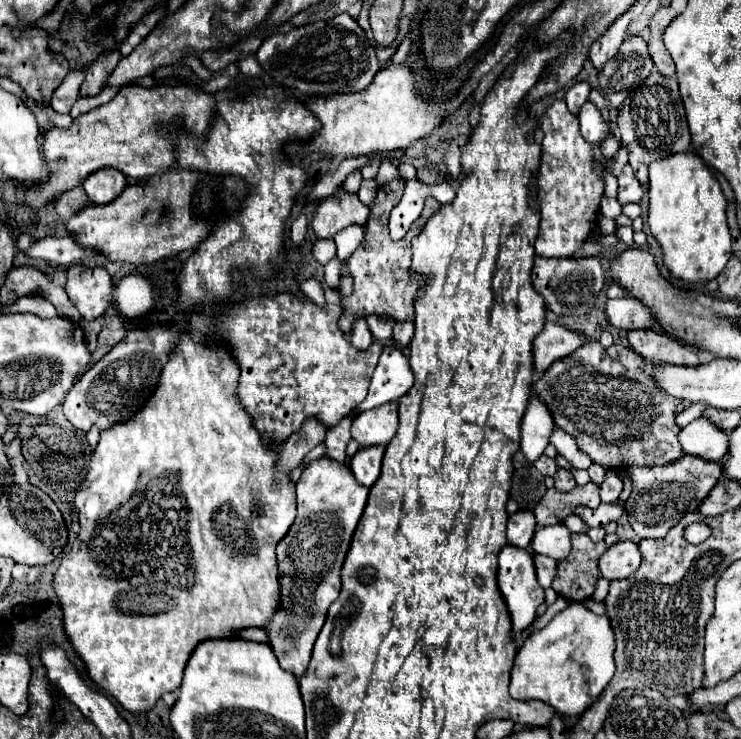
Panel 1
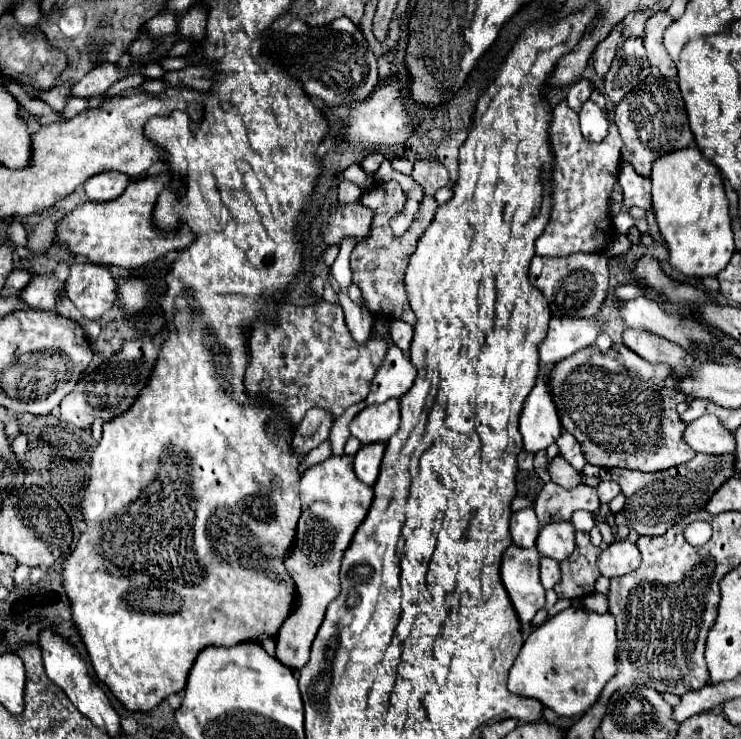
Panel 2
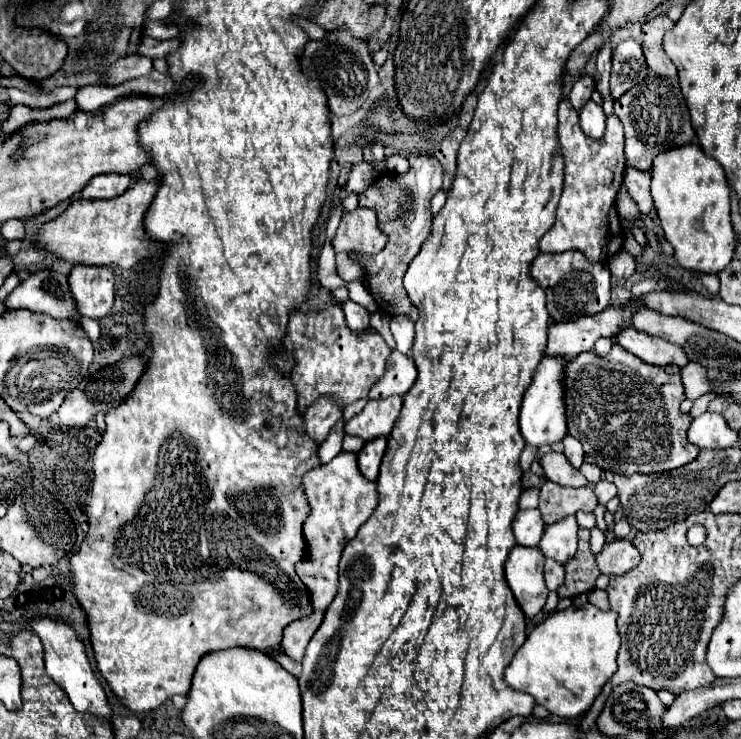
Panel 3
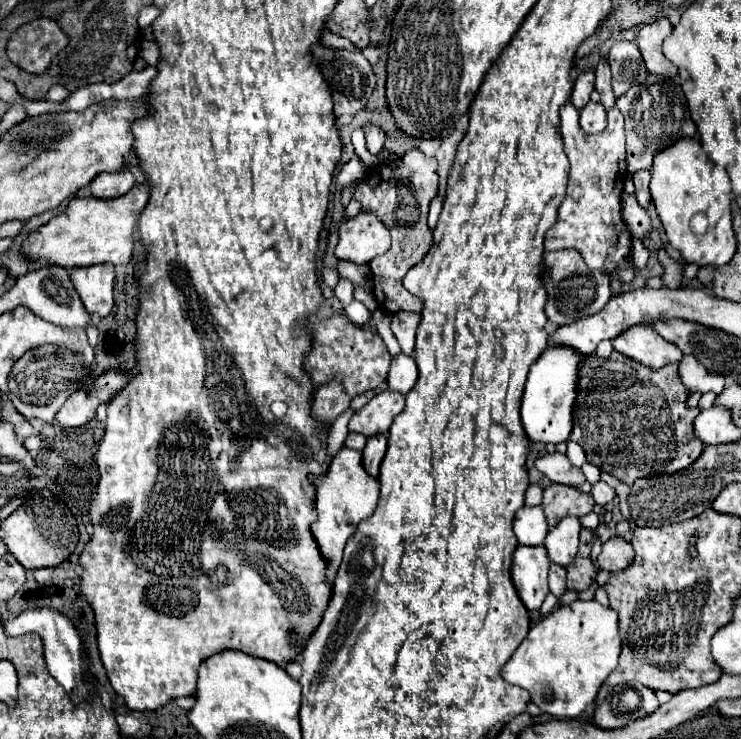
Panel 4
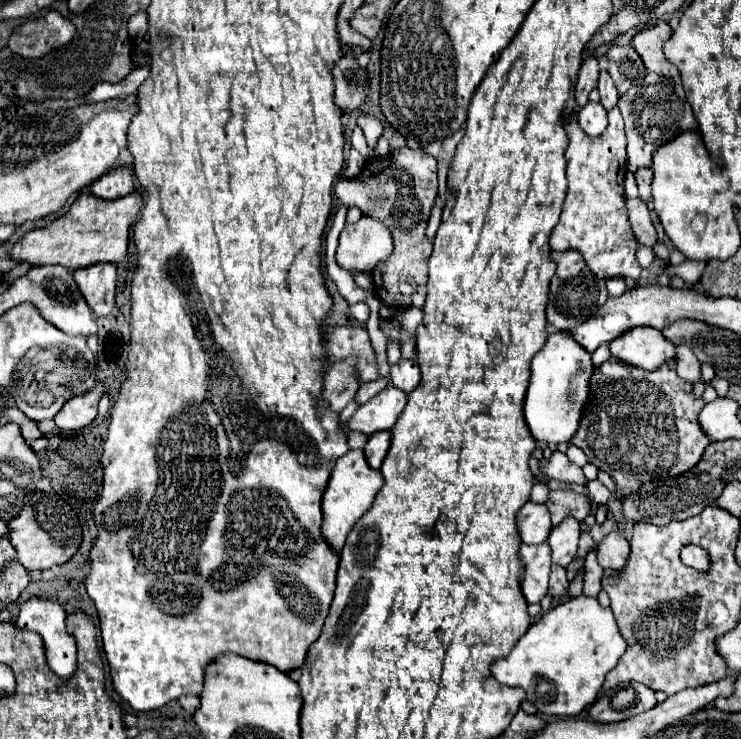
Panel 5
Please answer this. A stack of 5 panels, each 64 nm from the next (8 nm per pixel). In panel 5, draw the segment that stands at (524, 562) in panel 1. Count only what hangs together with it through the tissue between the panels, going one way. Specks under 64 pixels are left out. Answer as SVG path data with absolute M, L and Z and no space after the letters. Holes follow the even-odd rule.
M522 544L520 556L526 562L526 576L522 582L522 592L528 604L540 602L548 592L548 576L550 576L550 546L544 544Z

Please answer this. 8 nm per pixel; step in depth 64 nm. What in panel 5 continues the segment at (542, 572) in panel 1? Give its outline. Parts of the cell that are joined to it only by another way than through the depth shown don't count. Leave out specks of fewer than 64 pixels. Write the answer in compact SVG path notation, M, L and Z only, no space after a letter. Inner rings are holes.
M552 566L552 574L550 574L550 588L548 594L552 598L562 598L568 592L568 578L566 578L566 568L562 566Z

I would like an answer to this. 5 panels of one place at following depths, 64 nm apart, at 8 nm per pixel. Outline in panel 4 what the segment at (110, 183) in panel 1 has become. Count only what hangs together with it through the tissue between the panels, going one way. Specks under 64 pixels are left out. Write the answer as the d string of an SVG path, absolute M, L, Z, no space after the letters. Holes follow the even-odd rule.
M122 168L112 174L96 176L96 180L92 180L88 188L90 188L90 194L96 198L118 198L118 196L124 196L132 186L134 186L132 172L128 168Z

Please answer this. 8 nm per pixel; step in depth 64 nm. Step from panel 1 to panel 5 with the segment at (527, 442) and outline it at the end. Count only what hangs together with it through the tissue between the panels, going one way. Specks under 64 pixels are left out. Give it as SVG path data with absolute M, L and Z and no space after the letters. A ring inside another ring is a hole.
M556 332L548 336L544 348L532 360L532 376L524 404L528 428L538 442L570 442L590 400L592 374L594 364L588 350L568 336L568 332Z

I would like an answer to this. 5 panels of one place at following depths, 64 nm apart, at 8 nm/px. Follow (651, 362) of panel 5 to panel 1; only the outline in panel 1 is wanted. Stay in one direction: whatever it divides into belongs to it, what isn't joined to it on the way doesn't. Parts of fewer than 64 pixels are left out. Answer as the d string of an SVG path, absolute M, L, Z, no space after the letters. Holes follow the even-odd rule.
M632 330L628 332L630 348L642 358L658 364L680 364L680 366L696 366L700 364L698 356L688 350L682 342L654 330Z

